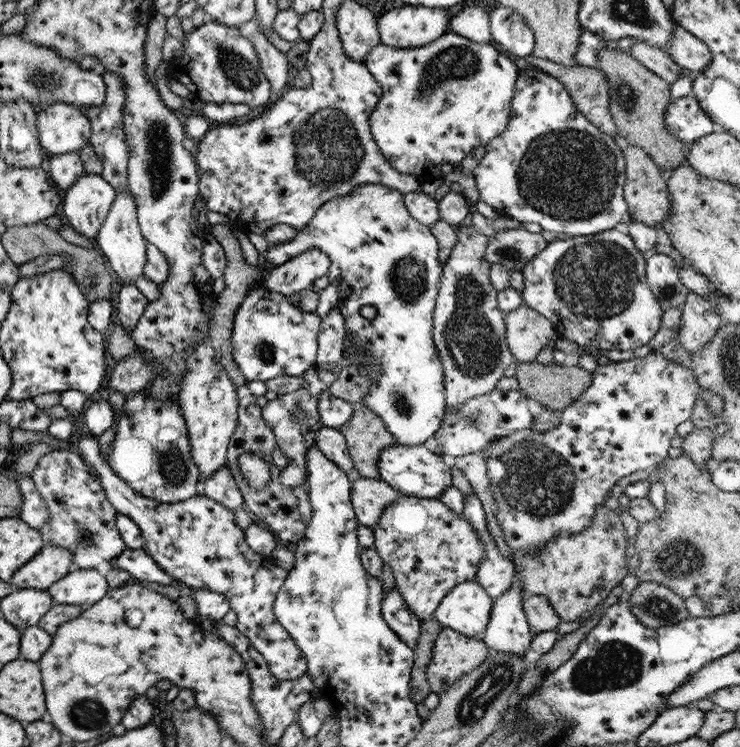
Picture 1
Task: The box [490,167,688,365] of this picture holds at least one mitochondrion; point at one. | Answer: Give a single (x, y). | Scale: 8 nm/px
(597, 280)

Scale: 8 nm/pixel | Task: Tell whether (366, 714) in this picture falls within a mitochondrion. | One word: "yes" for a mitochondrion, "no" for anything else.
no

